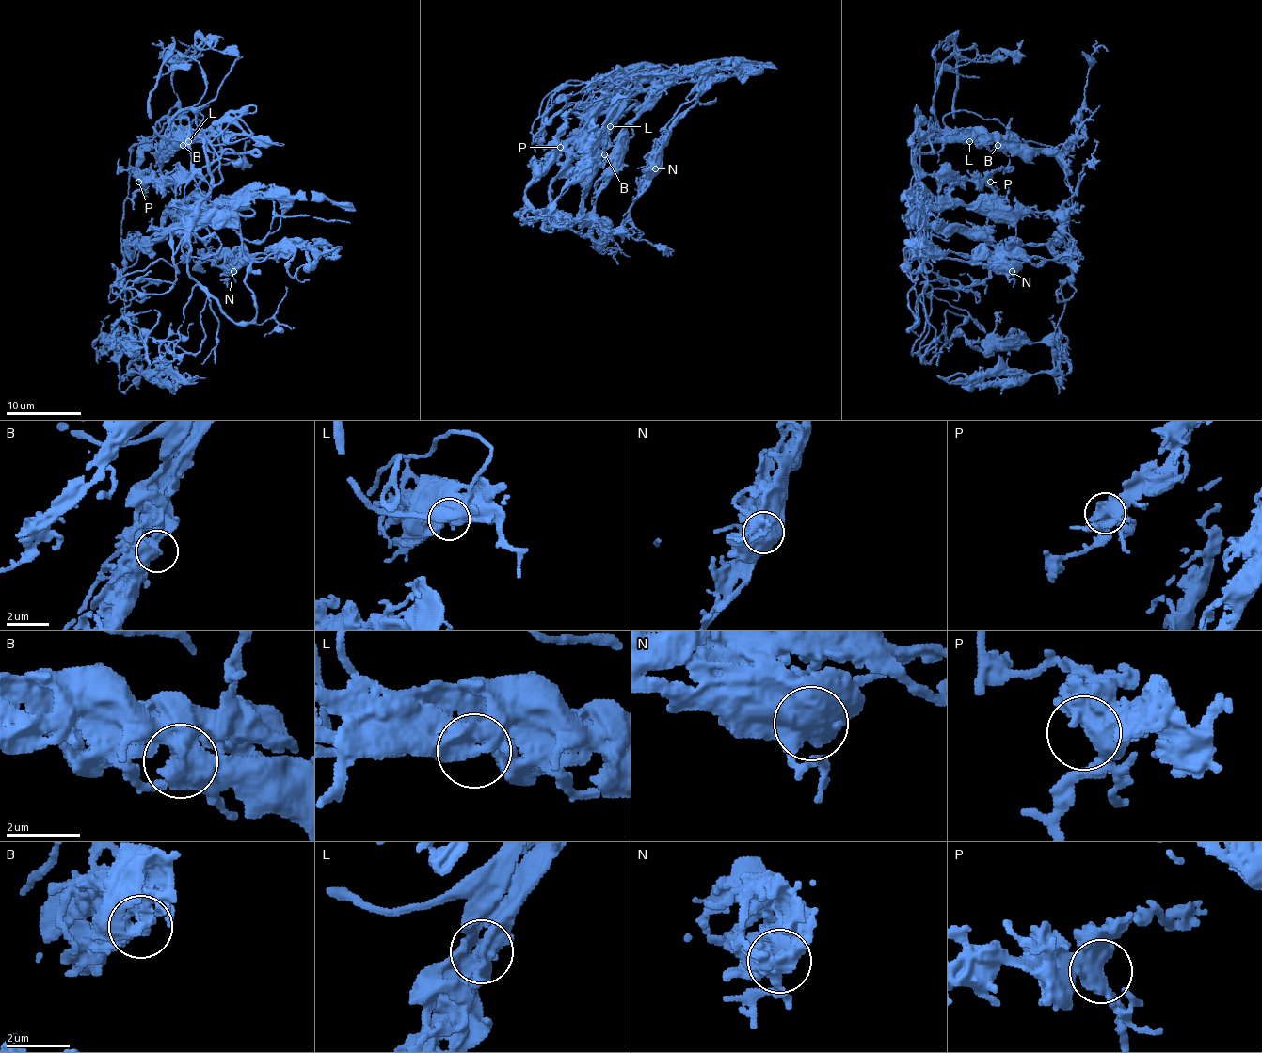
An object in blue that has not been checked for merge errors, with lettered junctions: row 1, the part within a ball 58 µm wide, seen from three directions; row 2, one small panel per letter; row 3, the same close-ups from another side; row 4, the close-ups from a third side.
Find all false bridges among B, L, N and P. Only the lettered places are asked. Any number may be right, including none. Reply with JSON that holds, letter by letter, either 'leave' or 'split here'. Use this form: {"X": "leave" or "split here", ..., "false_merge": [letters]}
{"B": "leave", "L": "leave", "N": "leave", "P": "leave", "false_merge": []}

